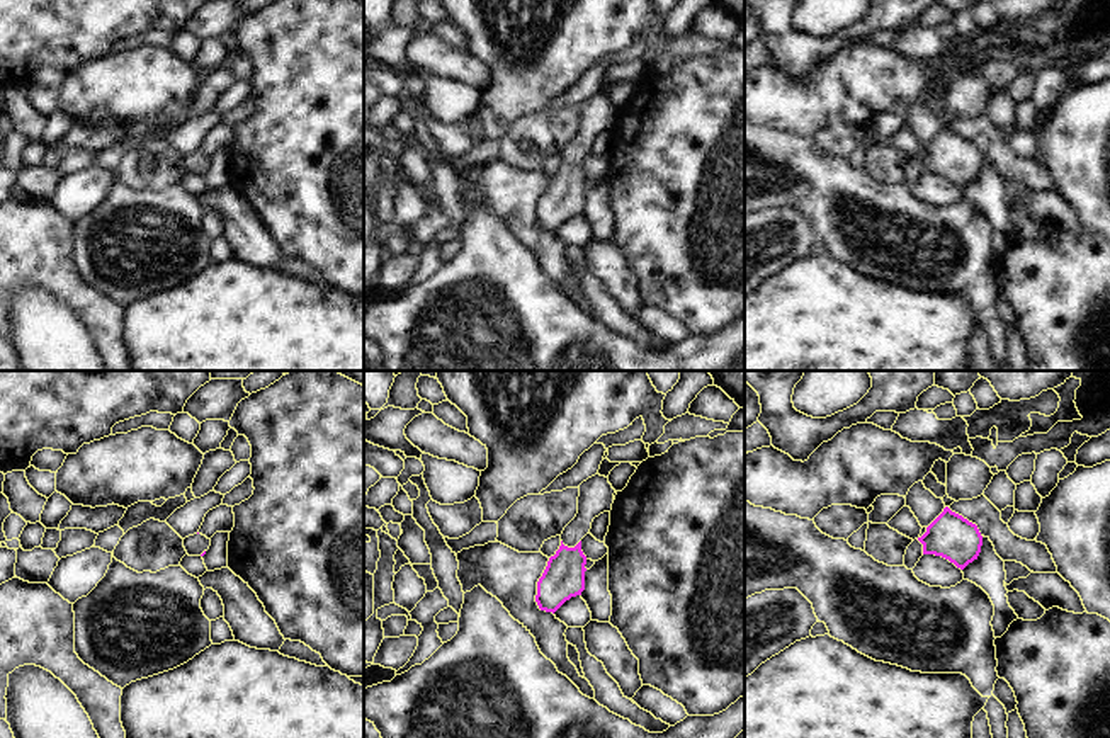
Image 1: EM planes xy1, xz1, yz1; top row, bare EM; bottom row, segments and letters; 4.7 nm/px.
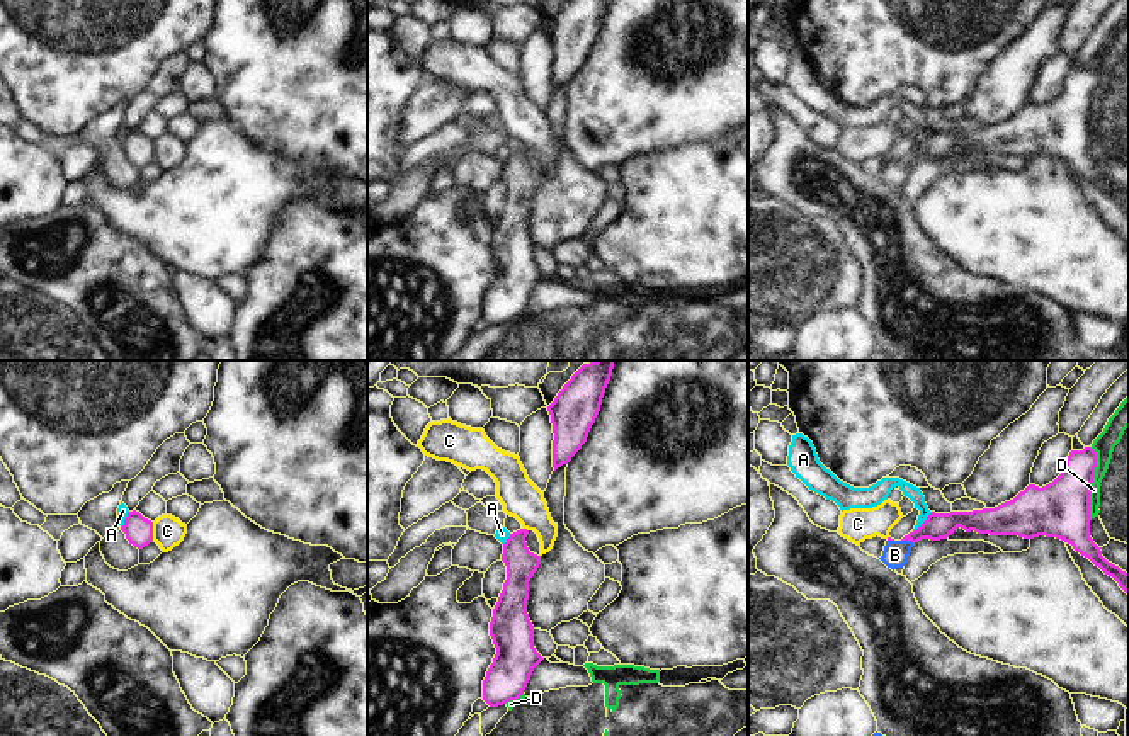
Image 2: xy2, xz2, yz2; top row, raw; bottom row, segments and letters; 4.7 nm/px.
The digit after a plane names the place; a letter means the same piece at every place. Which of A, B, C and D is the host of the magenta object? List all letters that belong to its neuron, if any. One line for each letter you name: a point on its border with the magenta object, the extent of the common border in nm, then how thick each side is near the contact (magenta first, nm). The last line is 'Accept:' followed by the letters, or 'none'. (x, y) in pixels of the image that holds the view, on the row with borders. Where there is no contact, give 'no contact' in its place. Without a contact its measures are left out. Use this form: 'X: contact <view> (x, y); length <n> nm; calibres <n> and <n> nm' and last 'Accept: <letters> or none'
Accept: none

